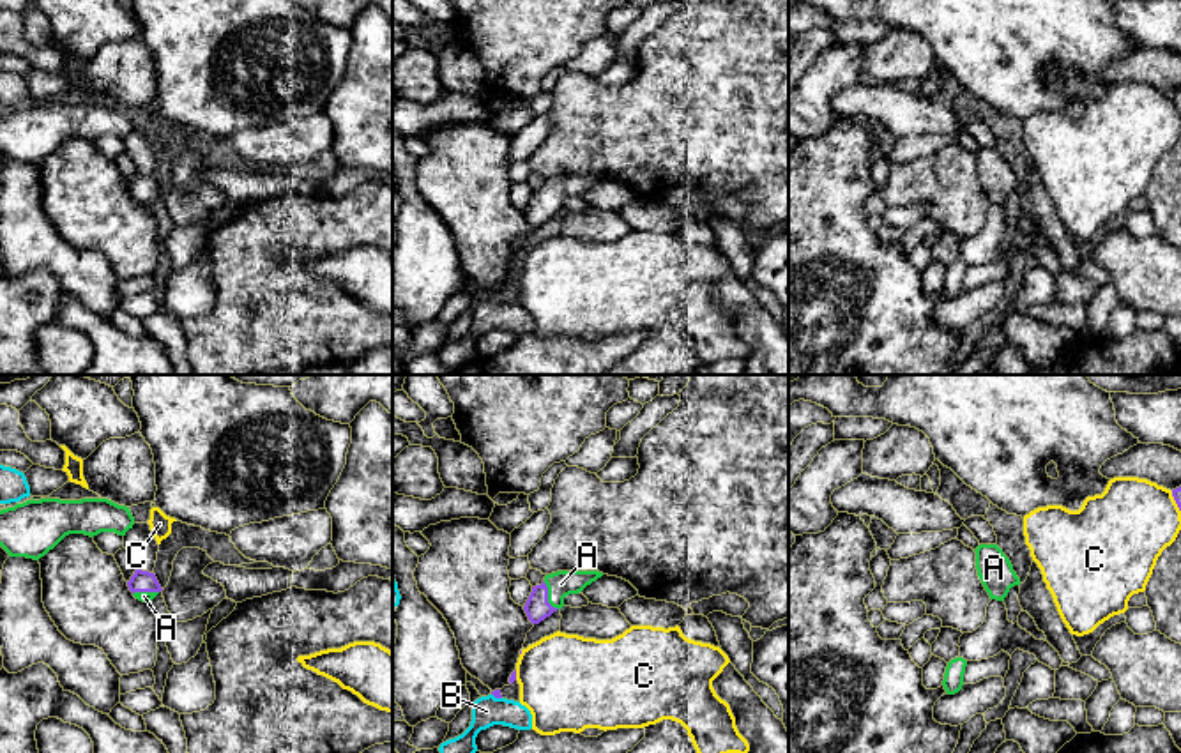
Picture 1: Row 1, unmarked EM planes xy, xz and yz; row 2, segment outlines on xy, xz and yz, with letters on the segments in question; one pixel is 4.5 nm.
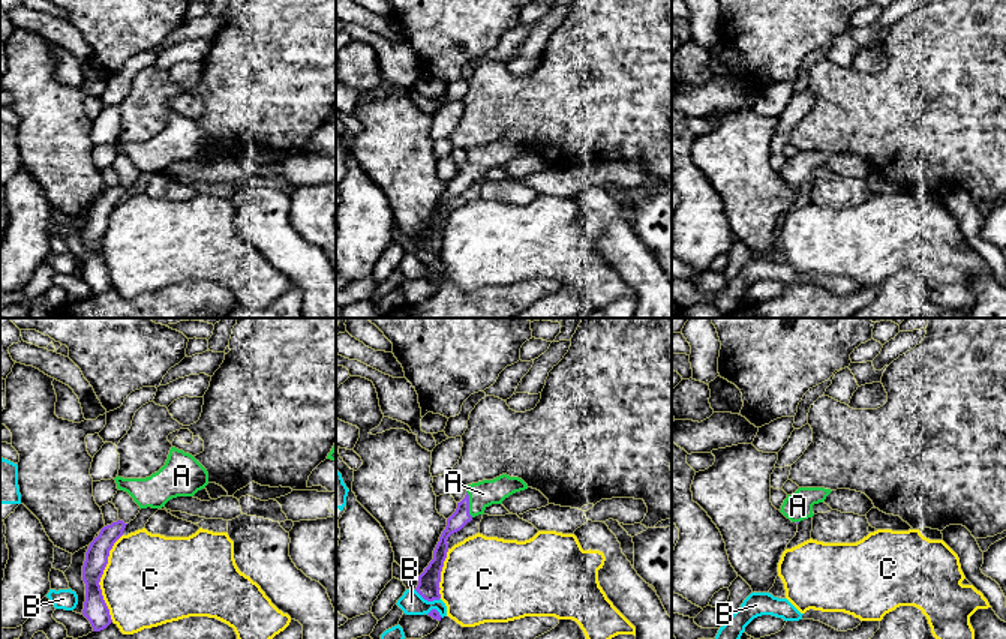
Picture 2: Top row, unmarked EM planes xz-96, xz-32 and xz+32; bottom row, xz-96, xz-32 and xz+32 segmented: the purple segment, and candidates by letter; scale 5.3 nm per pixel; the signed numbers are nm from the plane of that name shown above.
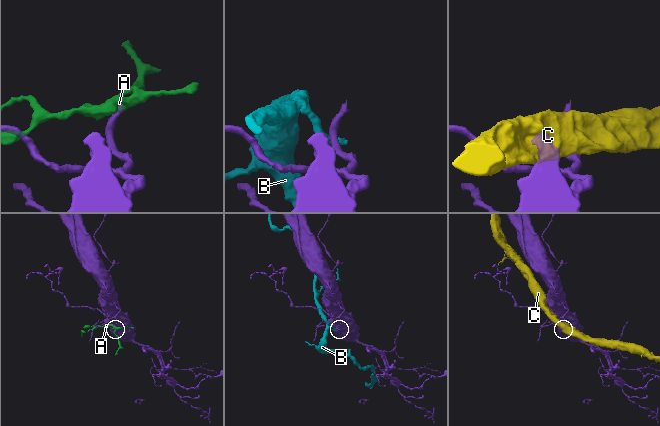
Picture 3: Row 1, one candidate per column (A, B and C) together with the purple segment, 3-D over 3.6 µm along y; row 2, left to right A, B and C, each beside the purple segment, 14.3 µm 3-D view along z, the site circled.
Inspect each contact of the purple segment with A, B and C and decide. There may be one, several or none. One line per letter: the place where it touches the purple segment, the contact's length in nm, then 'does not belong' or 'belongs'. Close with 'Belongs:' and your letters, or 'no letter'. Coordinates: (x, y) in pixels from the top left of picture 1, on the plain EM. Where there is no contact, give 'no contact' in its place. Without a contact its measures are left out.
A: contact xz (547, 202); length 150 nm; belongs
B: contact xz (497, 301); length 50 nm; does not belong
C: contact yz (1176, 106); length 100 nm; does not belong
Belongs: A

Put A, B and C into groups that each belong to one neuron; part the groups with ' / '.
A / B / C

